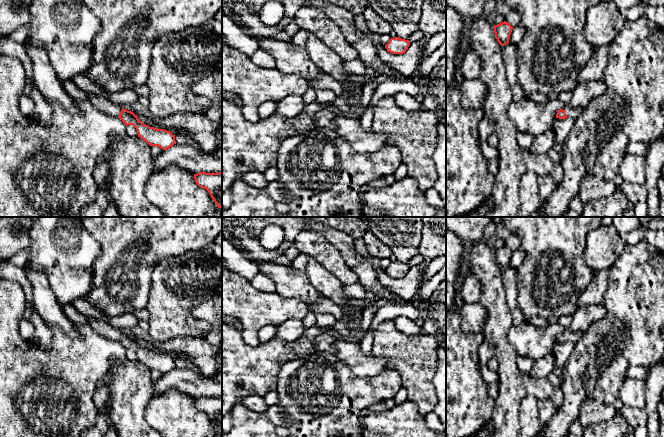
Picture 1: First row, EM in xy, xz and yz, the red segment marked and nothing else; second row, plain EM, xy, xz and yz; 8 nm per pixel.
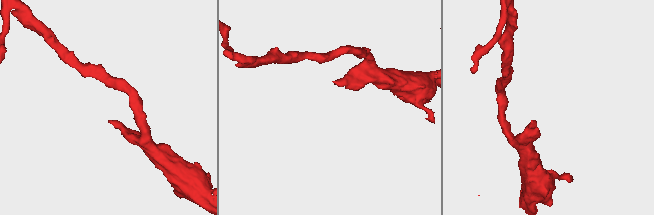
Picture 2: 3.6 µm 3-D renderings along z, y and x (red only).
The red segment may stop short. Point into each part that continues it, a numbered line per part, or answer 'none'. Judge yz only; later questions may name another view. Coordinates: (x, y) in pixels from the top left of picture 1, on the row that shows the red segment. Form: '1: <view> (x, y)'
1: yz (574, 113)

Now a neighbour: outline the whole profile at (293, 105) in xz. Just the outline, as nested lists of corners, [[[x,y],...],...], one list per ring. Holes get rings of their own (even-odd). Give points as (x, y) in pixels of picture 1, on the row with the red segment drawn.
[[[293,94],[284,97],[281,101],[277,102],[275,114],[283,117],[295,117],[301,114],[306,107],[301,95]]]

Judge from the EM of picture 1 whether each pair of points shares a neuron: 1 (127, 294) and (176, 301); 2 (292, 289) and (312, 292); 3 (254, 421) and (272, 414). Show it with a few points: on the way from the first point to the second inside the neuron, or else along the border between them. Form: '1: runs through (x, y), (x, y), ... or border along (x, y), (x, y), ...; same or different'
1: border along (152, 274), (152, 284), (144, 308); different
2: runs through (297, 289), (307, 290); same
3: border along (262, 412), (275, 426); different

